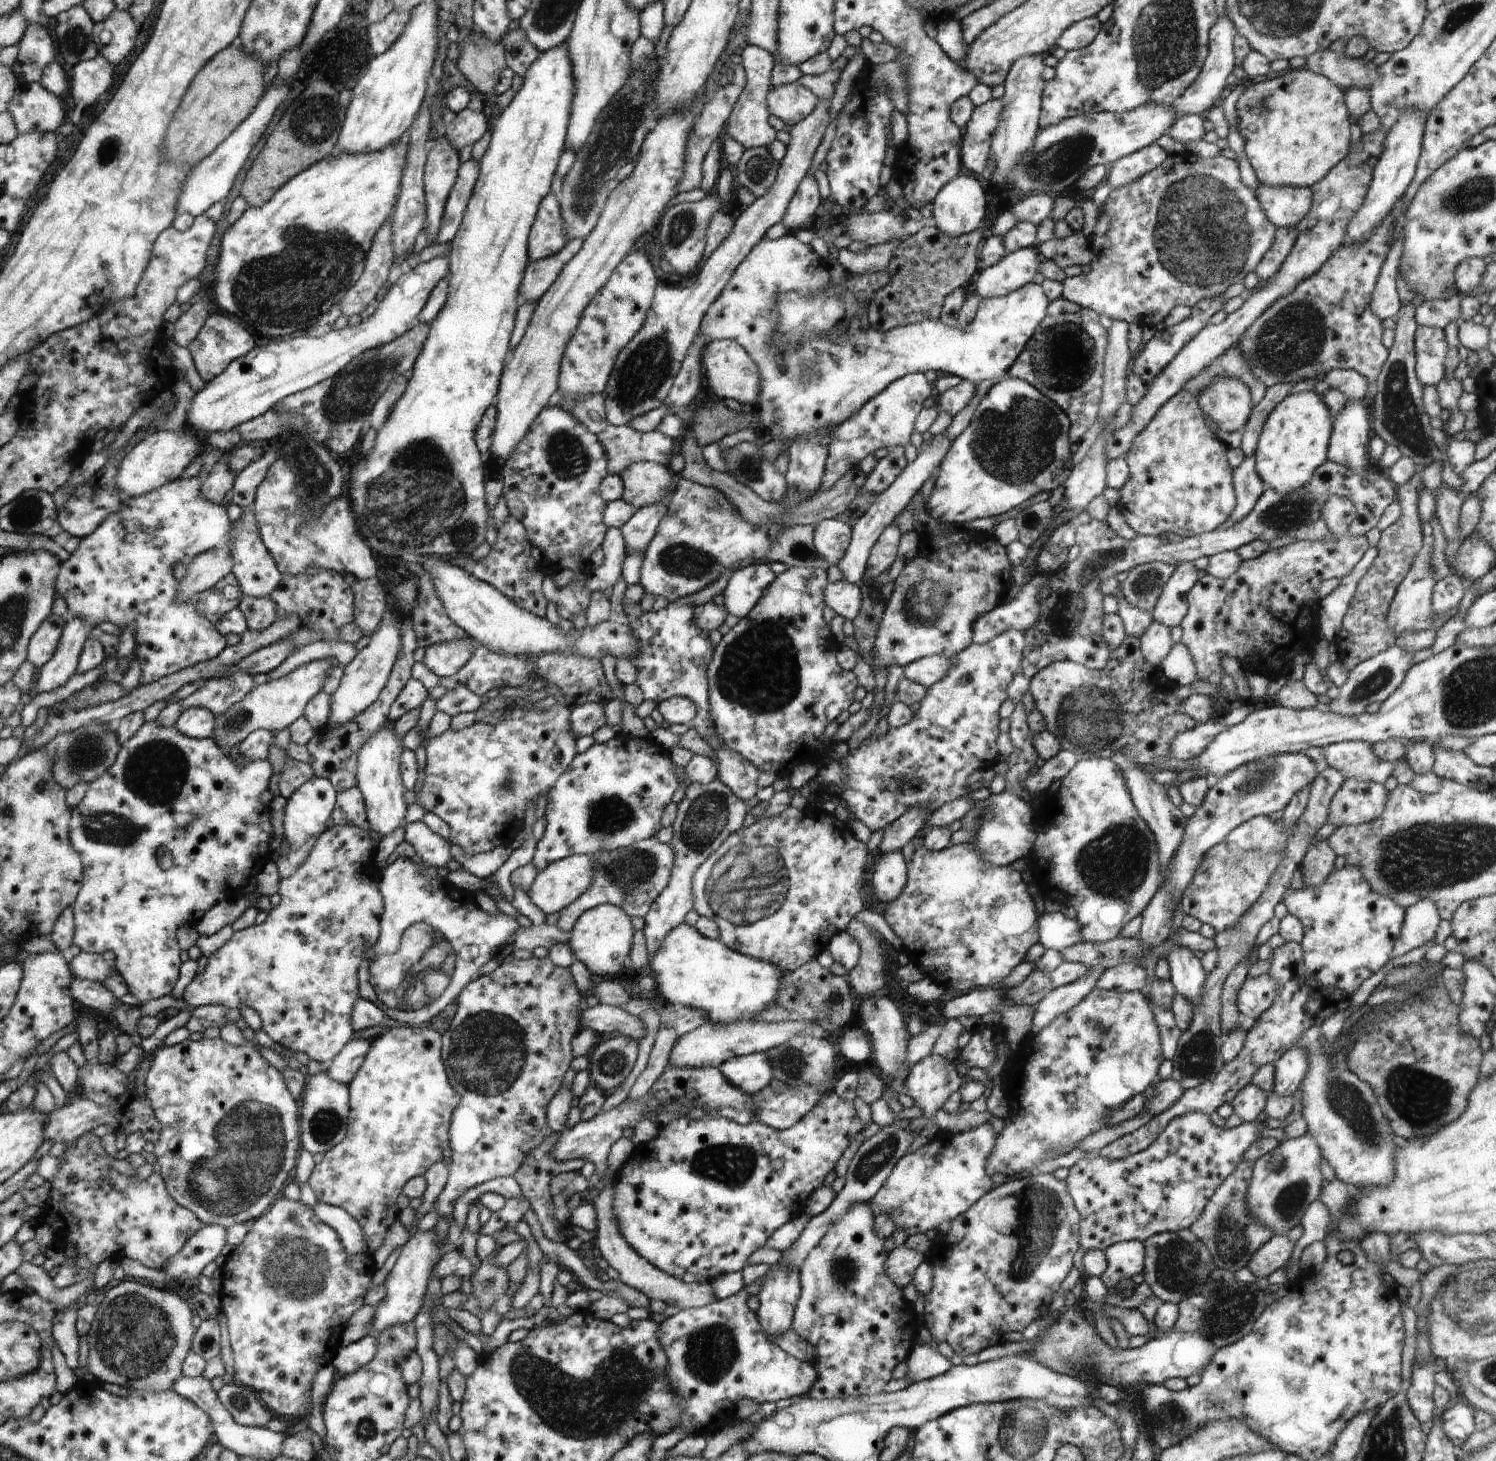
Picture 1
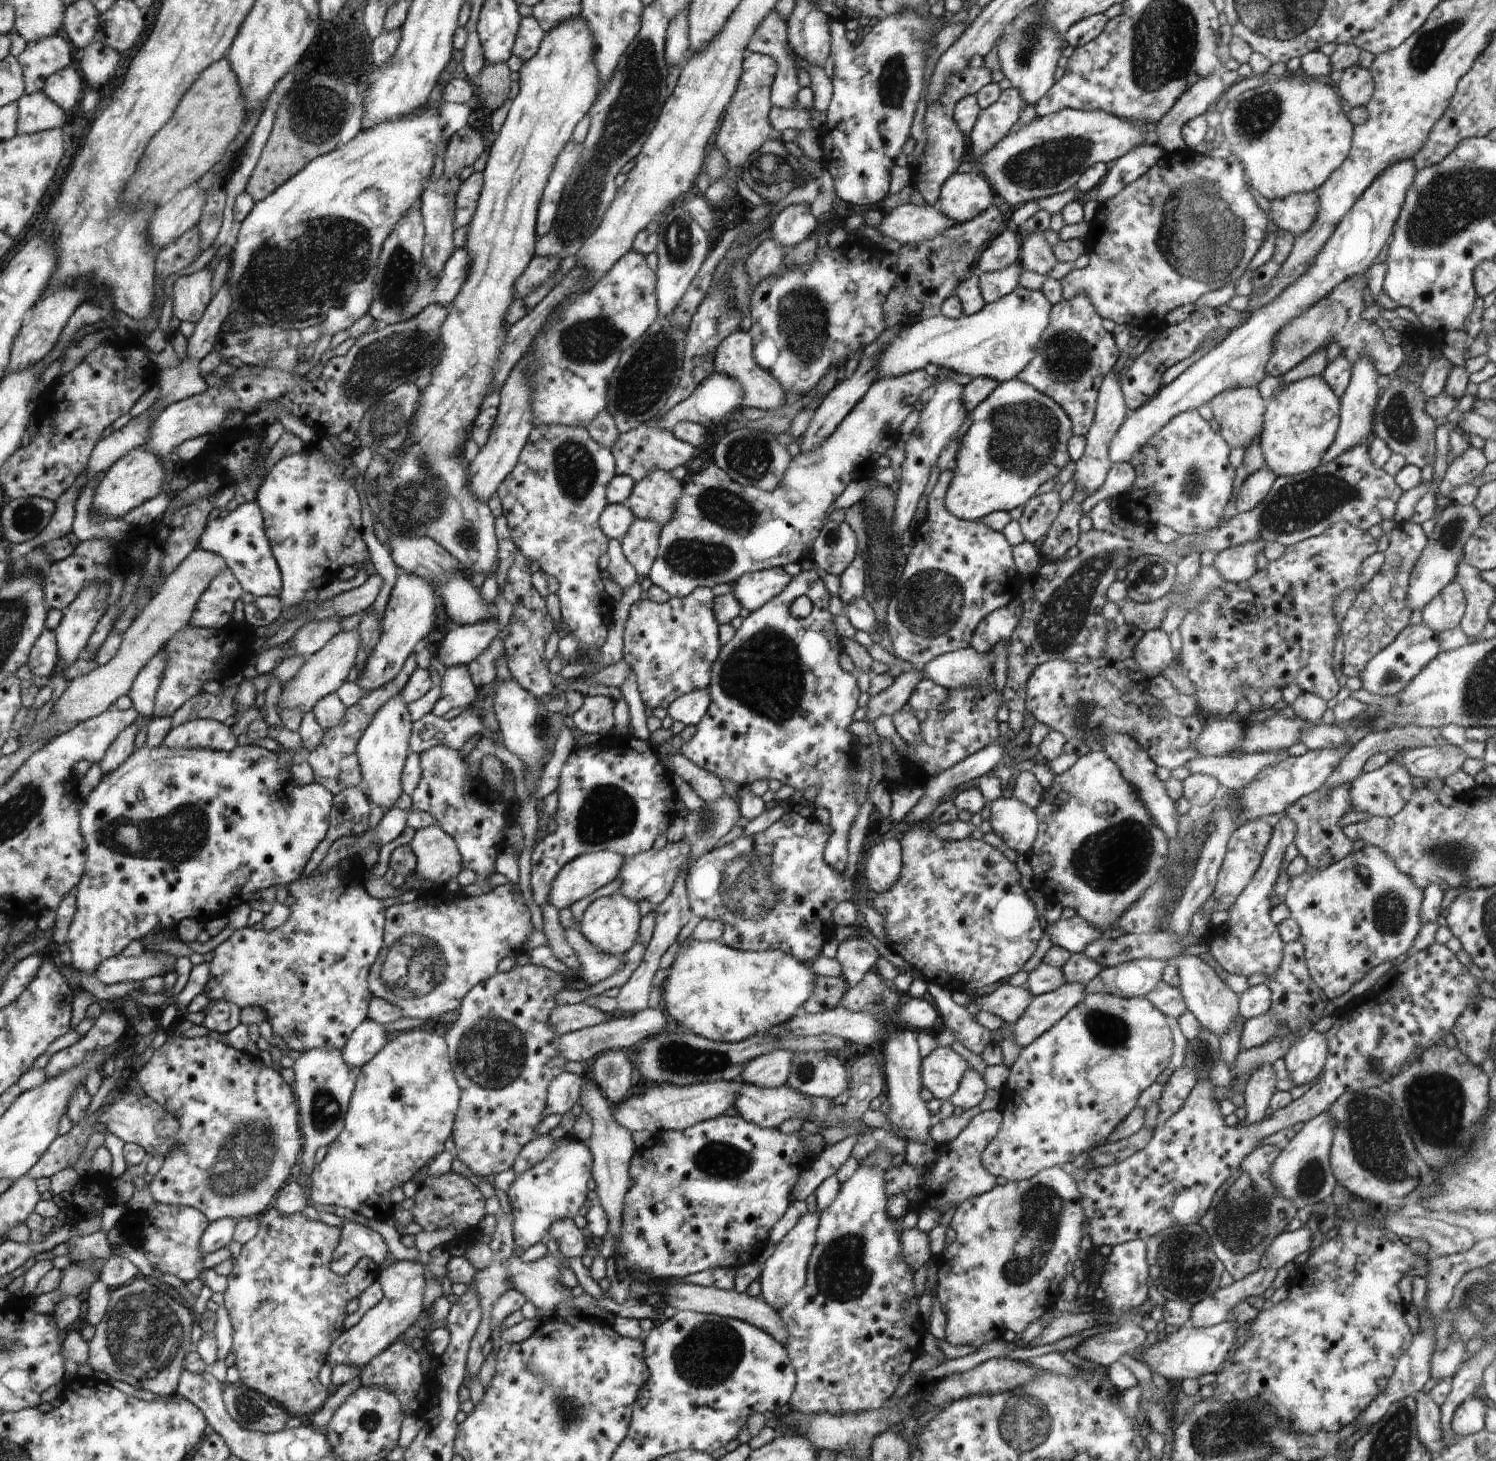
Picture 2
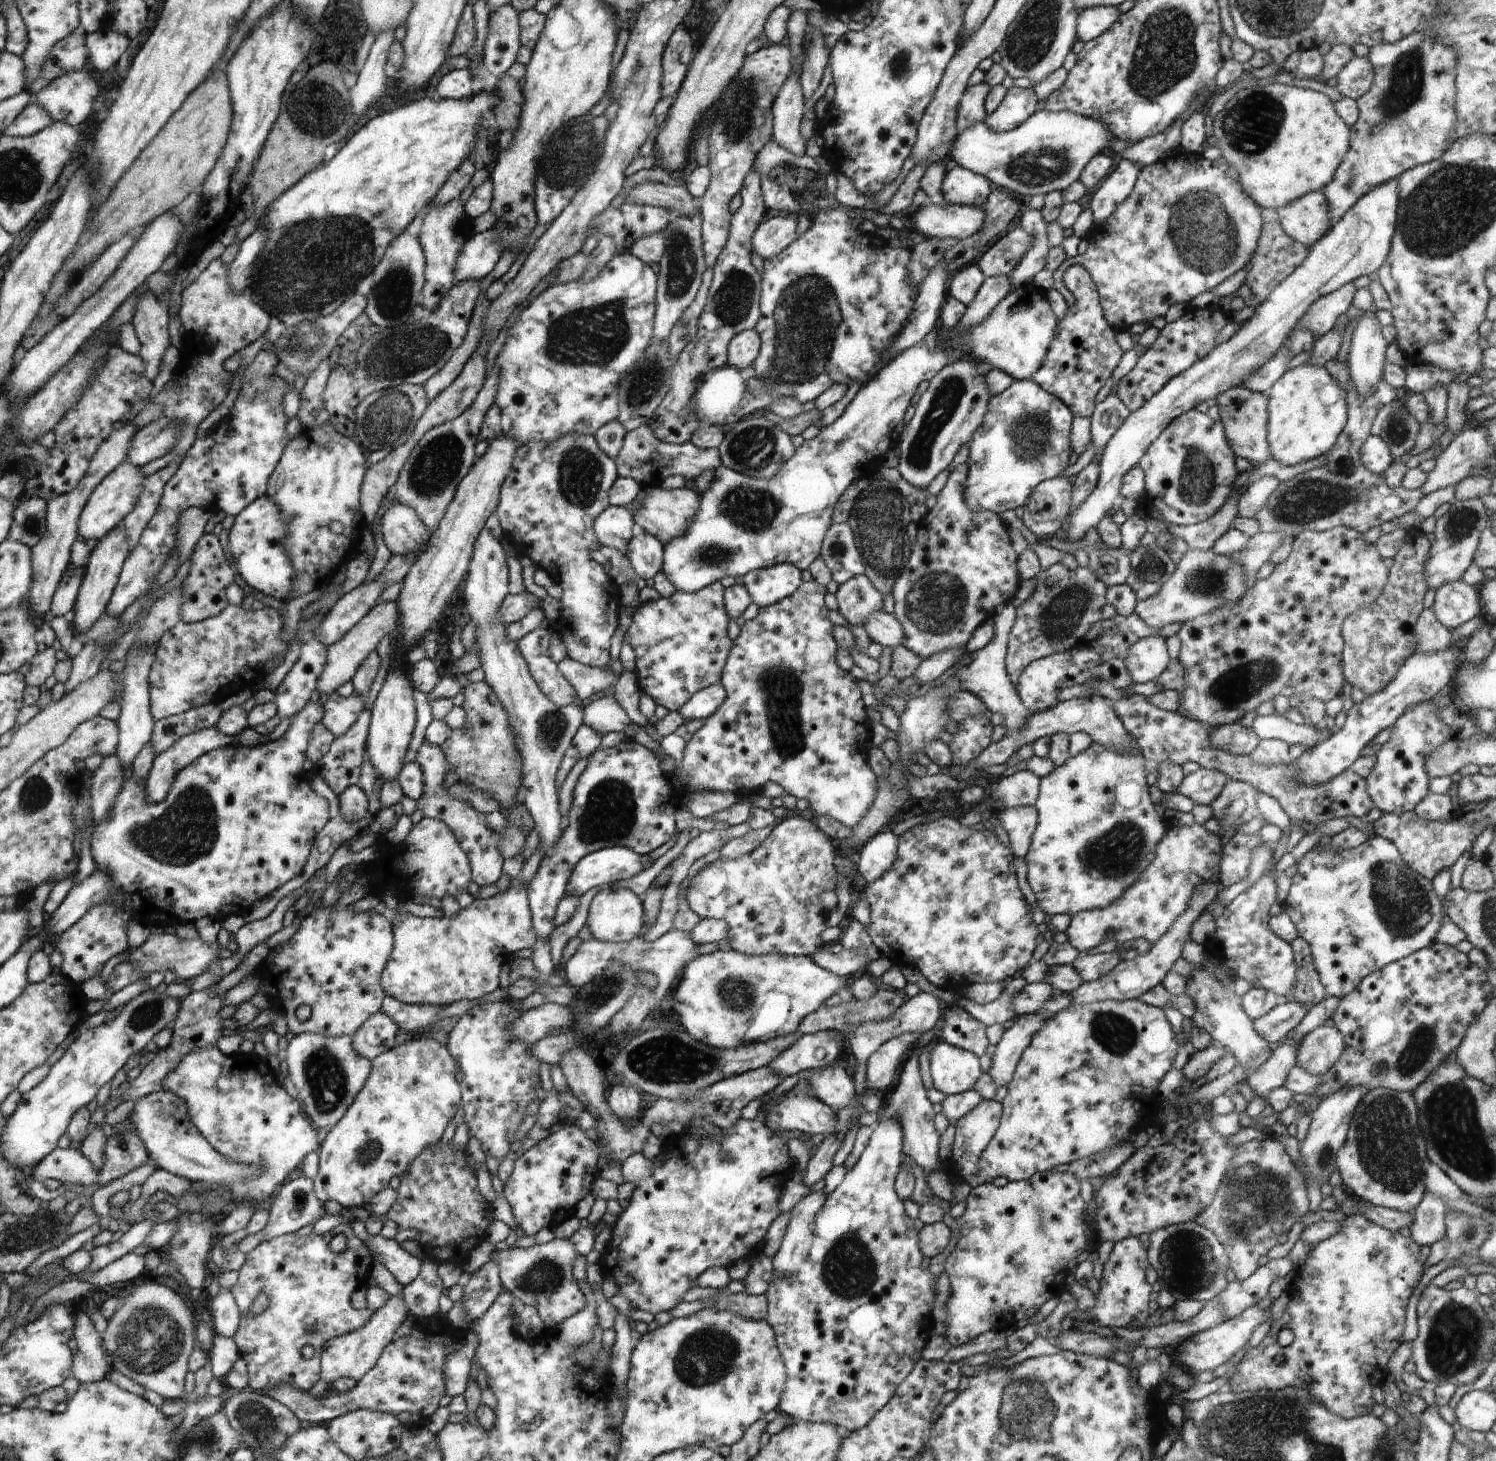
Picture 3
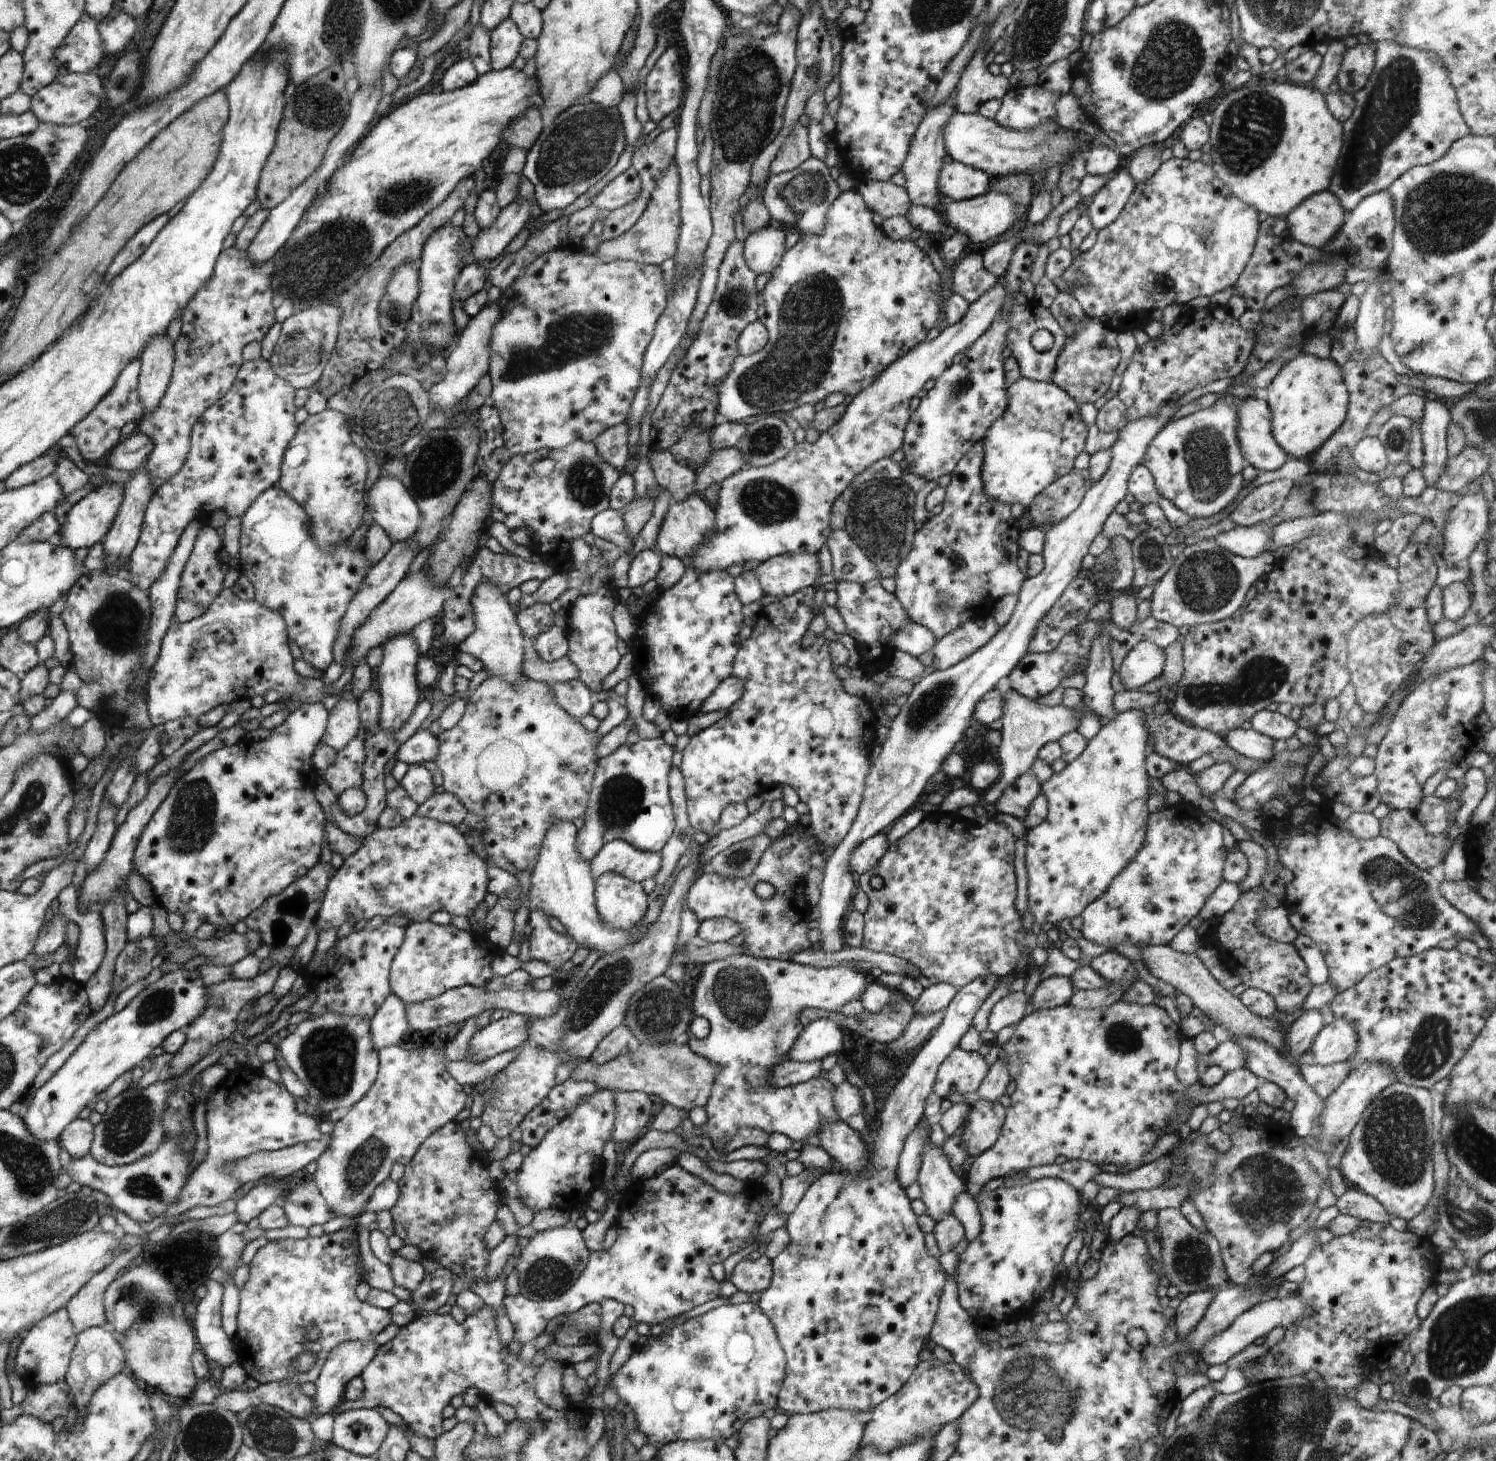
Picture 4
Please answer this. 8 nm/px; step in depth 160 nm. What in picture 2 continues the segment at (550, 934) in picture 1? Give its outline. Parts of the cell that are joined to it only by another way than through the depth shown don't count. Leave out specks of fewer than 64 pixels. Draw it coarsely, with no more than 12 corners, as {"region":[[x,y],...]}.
{"region":[[574,927],[564,938],[588,986],[614,974],[625,955],[604,954]]}

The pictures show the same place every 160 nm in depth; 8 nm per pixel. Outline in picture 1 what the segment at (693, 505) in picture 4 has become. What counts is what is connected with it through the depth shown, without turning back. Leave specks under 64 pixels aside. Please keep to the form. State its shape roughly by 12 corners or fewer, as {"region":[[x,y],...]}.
{"region":[[635,462],[620,474],[621,498],[637,509],[672,492],[669,466]]}

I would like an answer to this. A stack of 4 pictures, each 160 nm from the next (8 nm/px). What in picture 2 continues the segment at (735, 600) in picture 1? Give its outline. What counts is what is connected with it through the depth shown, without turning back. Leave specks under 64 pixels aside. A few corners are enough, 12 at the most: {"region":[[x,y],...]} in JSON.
{"region":[[782,567],[746,573],[731,584],[754,612],[778,597],[791,577]]}

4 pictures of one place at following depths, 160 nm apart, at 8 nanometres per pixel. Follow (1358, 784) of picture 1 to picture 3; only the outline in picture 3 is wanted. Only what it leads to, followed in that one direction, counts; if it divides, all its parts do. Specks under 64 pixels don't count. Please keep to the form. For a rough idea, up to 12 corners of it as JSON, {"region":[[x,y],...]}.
{"region":[[1451,686],[1393,724],[1365,778],[1380,812],[1414,811],[1427,756],[1453,738]]}

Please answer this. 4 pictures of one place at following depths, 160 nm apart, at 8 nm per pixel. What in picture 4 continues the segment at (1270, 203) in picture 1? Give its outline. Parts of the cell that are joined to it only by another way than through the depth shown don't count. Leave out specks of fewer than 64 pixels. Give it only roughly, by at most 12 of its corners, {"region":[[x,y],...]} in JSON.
{"region":[[1330,191],[1283,220],[1294,240],[1321,250],[1345,221]]}

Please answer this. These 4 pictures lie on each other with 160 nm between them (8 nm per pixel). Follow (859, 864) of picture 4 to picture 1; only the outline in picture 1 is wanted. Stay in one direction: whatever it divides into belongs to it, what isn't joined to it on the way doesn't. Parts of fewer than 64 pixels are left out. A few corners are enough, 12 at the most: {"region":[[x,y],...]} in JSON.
{"region":[[901,851],[884,853],[873,885],[882,902],[900,896],[907,883]]}

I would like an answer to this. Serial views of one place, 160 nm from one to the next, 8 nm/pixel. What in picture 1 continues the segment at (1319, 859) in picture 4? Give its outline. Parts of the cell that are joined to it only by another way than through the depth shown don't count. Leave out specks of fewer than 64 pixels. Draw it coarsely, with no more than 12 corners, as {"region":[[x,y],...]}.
{"region":[[1348,865],[1283,900],[1306,972],[1352,994],[1406,909]]}

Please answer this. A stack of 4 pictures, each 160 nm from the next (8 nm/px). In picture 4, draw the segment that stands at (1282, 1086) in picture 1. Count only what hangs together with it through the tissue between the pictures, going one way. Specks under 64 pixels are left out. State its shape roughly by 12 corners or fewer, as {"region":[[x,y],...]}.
{"region":[[1334,1021],[1310,1045],[1310,1063],[1347,1061],[1358,1049],[1355,1026]]}

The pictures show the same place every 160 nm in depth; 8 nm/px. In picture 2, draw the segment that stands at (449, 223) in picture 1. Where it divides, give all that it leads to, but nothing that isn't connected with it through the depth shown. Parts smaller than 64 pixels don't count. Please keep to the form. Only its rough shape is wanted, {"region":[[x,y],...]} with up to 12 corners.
{"region":[[482,171],[464,180],[456,200],[454,226],[469,225],[479,205]]}

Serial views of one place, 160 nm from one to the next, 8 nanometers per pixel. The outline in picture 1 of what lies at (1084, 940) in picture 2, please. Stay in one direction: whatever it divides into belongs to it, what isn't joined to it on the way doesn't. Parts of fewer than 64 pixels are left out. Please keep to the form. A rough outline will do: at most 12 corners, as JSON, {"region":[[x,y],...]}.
{"region":[[1038,916],[1038,943],[1061,953],[1082,941],[1077,920]]}

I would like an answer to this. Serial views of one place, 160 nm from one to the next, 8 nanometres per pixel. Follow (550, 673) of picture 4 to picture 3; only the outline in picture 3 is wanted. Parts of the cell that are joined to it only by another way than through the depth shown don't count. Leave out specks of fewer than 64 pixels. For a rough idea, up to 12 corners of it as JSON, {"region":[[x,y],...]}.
{"region":[[568,656],[557,665],[581,700],[610,688],[609,666]]}

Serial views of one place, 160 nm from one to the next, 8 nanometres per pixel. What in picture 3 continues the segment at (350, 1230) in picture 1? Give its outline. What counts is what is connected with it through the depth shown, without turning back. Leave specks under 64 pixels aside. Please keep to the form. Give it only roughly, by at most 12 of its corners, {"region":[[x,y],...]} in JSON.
{"region":[[379,1233],[365,1244],[402,1286],[419,1276],[421,1260]]}

